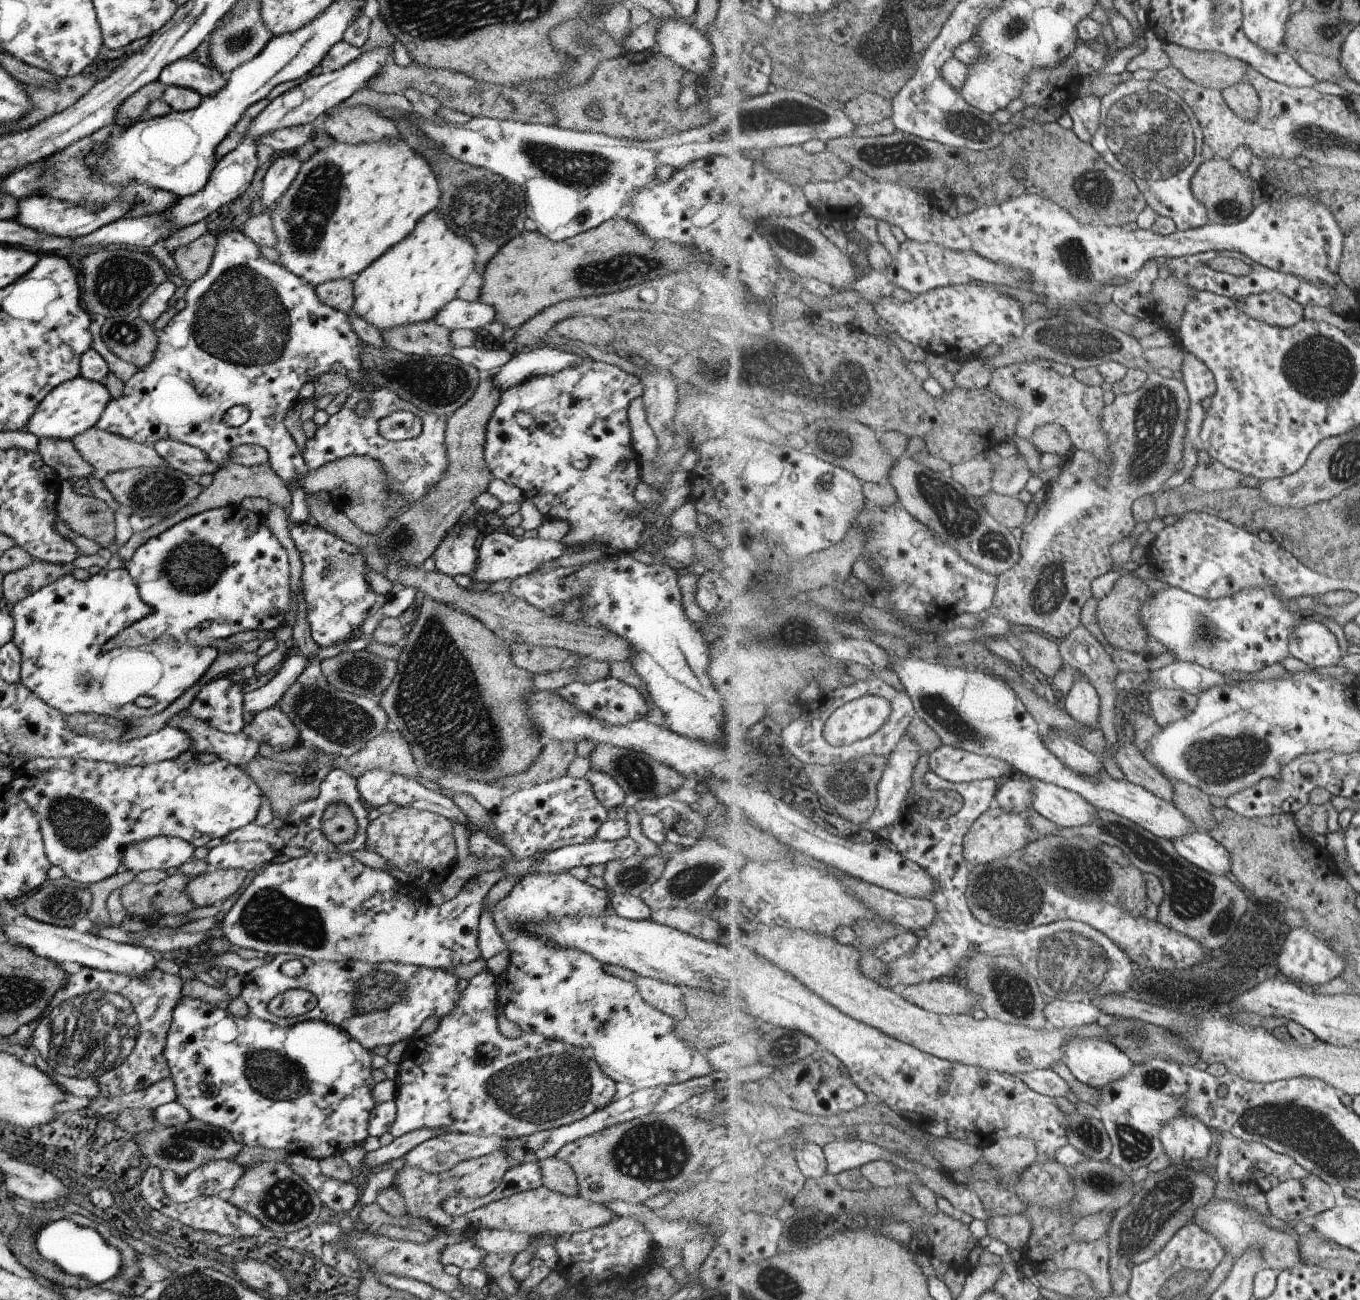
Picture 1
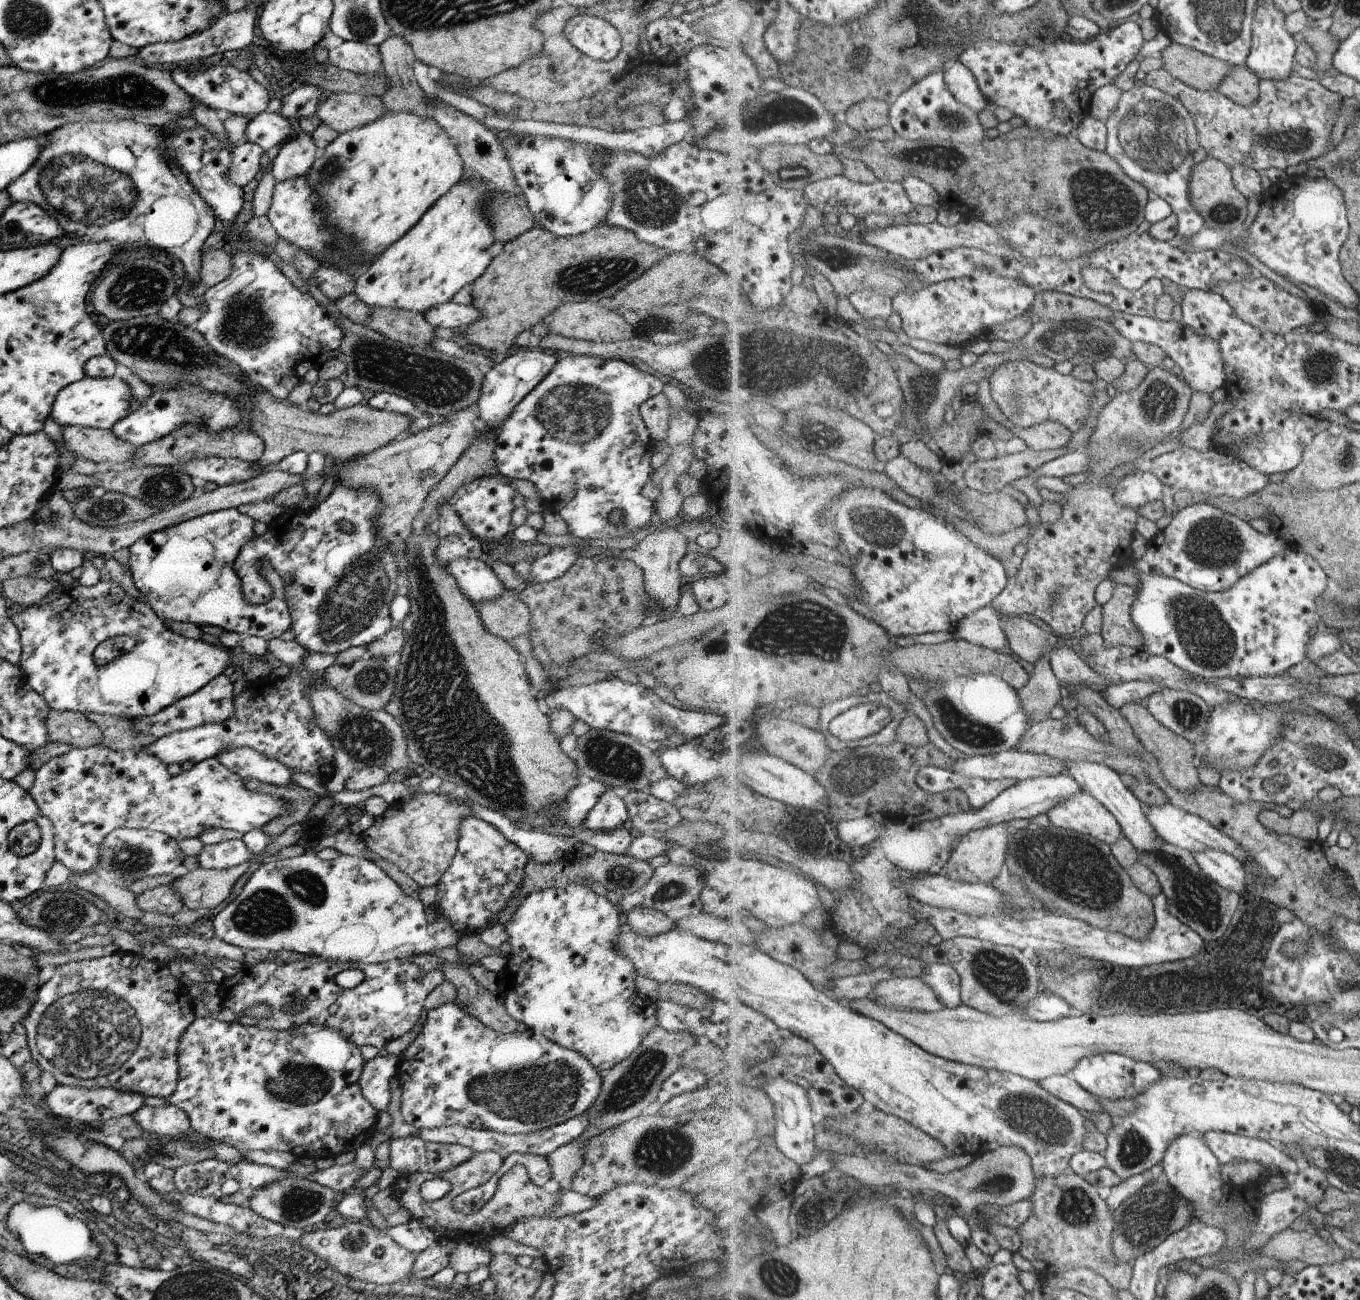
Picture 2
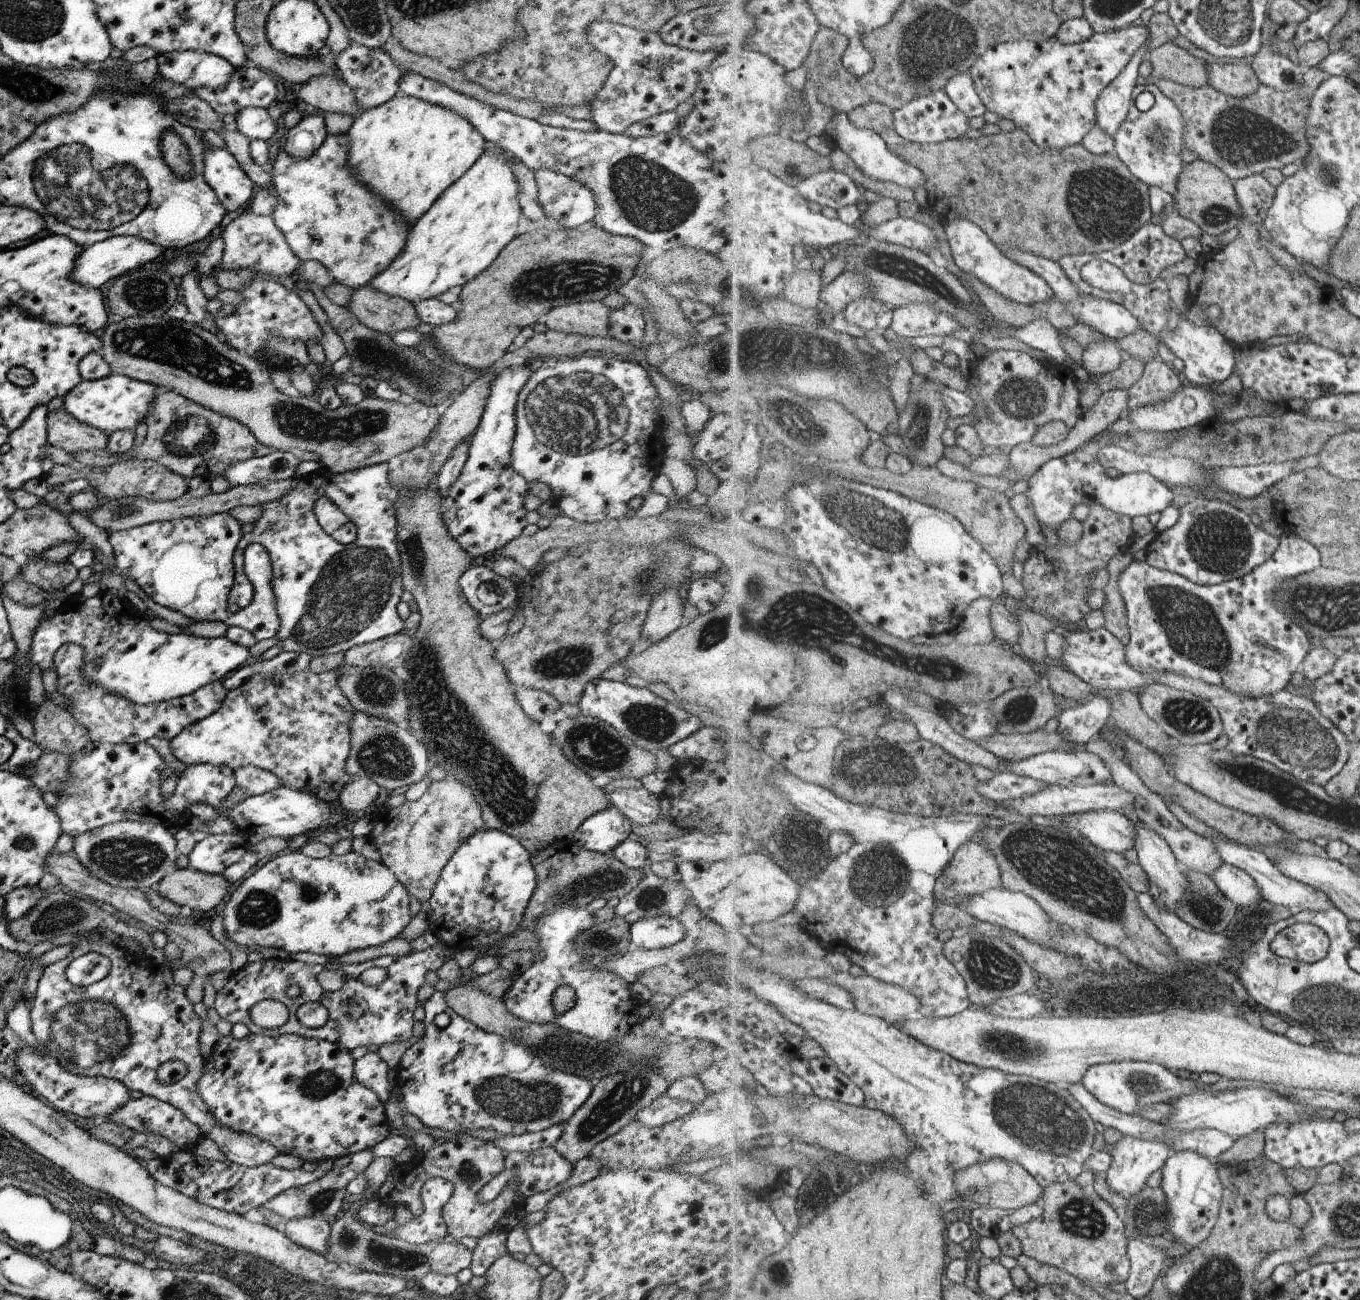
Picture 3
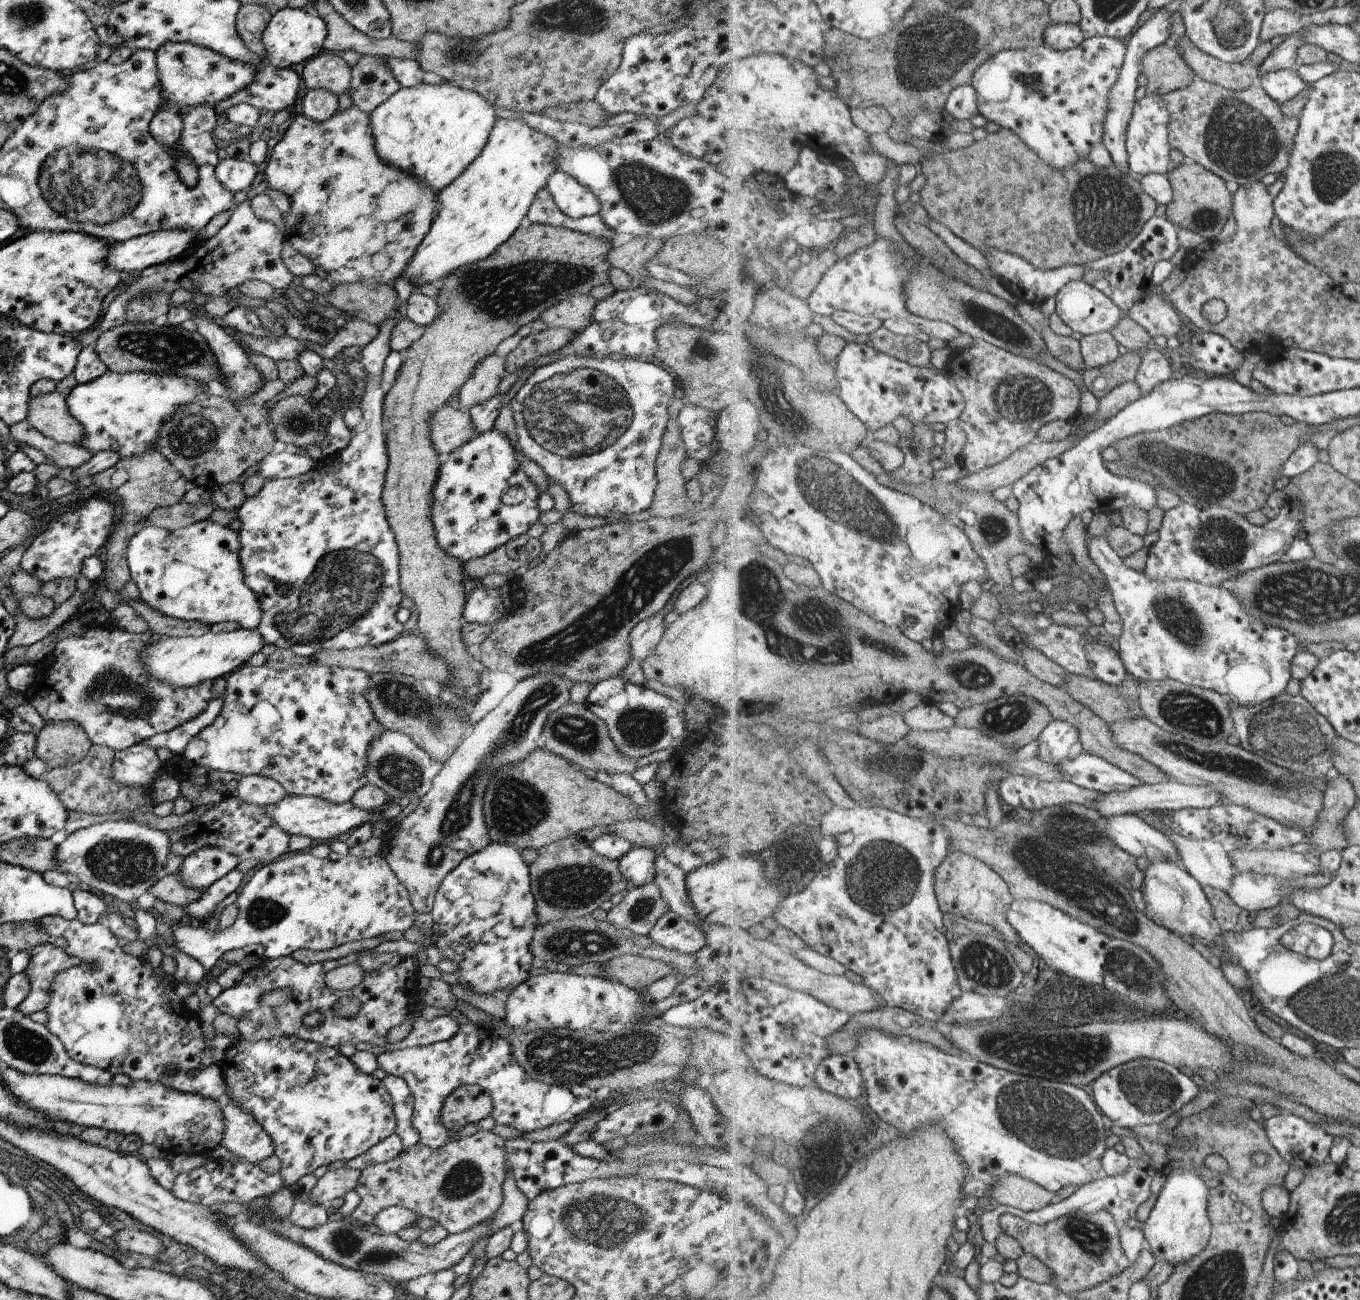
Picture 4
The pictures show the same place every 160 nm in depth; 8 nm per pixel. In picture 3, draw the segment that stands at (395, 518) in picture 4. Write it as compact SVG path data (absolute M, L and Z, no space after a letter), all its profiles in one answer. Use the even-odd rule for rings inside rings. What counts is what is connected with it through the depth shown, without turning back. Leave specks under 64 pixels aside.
M593 225L575 229L542 228L520 234L499 251L487 268L460 286L457 314L448 323L433 328L429 334L430 342L440 351L440 358L451 362L453 367L461 370L487 370L509 350L511 341L521 328L542 320L543 315L553 306L576 301L599 301L615 292L623 283L631 283L633 268L639 262L641 254L648 253L638 240L605 232ZM435 479L431 480L431 484L423 490L423 492L415 491L410 495L401 497L398 502L397 498L394 502L394 517L396 518L396 542L398 543L398 553L400 556L400 575L402 578L402 590L407 590L415 601L415 606L420 614L419 624L412 637L412 647L408 652L408 657L404 662L404 668L408 674L408 679L405 681L404 689L408 694L409 711L407 719L405 720L391 720L397 727L407 729L418 738L419 742L426 748L429 763L431 765L438 765L448 770L448 773L453 775L457 780L463 781L471 790L473 799L481 809L481 816L483 819L484 829L501 831L508 834L515 840L541 840L547 842L548 845L556 844L559 840L568 836L571 837L574 830L590 816L596 812L611 808L611 802L601 788L595 787L591 783L592 777L587 776L582 770L579 770L574 764L571 764L567 757L561 752L551 739L550 734L543 733L539 729L539 723L528 717L521 707L516 703L515 694L509 687L509 682L506 679L503 667L492 659L492 652L494 651L493 642L483 638L480 633L484 630L484 625L478 619L477 613L467 604L463 591L459 586L459 579L461 574L475 562L471 556L467 555L447 534L445 525L441 516L442 498L438 493Z

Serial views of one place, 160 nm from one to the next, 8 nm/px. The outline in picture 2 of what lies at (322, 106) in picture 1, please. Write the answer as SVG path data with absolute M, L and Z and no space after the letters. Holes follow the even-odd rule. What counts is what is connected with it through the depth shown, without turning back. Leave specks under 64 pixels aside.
M300 85L299 88L283 97L278 114L295 123L298 118L314 114L317 103L323 97L323 90L311 85Z

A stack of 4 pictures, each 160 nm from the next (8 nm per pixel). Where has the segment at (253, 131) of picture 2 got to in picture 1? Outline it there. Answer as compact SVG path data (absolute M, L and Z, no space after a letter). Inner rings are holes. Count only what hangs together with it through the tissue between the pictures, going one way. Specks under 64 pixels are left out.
M311 125L280 128L259 135L254 144L265 144L275 152L294 154L294 150L297 150L299 145L305 144L305 141L311 141L313 131Z

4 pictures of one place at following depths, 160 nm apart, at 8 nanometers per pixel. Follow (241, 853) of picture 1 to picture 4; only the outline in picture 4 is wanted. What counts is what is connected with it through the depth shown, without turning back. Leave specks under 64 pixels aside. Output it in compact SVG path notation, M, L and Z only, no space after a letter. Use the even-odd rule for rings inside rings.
M205 846L187 854L174 875L183 886L202 891L231 872L238 863L237 856L215 846Z

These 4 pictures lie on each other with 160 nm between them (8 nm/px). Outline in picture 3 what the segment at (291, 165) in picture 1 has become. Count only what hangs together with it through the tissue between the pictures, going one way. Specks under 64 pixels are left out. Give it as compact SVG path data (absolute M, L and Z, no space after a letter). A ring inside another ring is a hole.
M308 108L297 124L288 130L283 148L293 158L305 159L324 141L326 130L323 113Z

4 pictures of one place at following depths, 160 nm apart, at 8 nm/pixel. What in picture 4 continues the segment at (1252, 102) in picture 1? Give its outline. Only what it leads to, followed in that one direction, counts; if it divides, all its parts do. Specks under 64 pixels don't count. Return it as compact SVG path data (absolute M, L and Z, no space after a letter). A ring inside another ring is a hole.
M1185 35L1176 48L1185 58L1185 62L1193 68L1197 77L1217 86L1227 88L1231 92L1248 90L1260 83L1258 67L1243 63L1230 64L1203 52Z

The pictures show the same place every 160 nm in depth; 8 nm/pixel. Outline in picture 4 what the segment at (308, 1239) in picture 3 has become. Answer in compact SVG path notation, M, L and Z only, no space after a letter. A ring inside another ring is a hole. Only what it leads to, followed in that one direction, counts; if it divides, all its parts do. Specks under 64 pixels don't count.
M307 1174L299 1178L293 1191L294 1200L291 1213L288 1216L289 1224L299 1226L303 1230L309 1230L325 1224L332 1215L327 1213L324 1205L317 1206L307 1200L309 1190L315 1186L315 1176Z

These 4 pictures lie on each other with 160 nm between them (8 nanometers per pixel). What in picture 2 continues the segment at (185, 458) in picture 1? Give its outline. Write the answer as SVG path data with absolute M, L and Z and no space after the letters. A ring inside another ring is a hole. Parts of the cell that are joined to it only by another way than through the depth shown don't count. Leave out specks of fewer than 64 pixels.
M205 457L203 459L191 459L182 465L185 474L189 475L190 478L201 478L205 482L213 482L220 487L221 485L251 480L258 474L275 468L273 464L261 468L259 461Z

